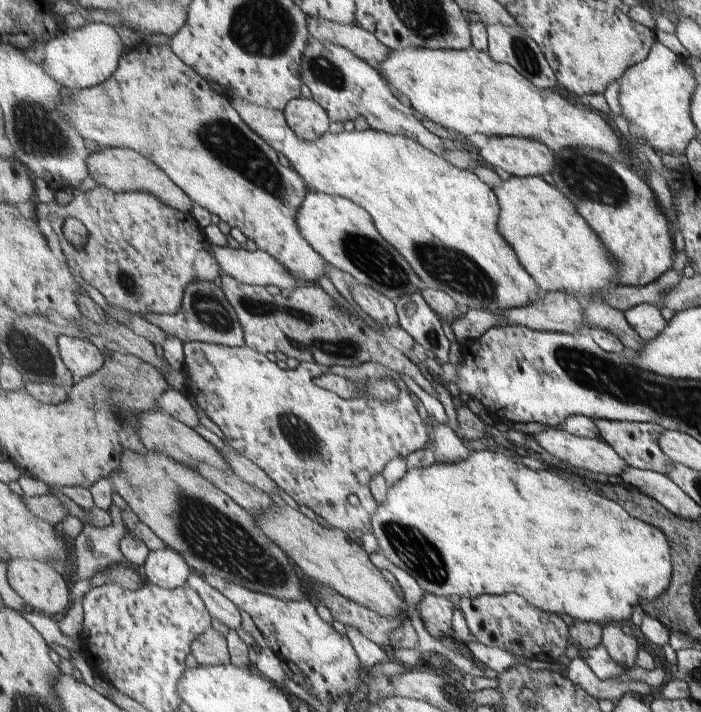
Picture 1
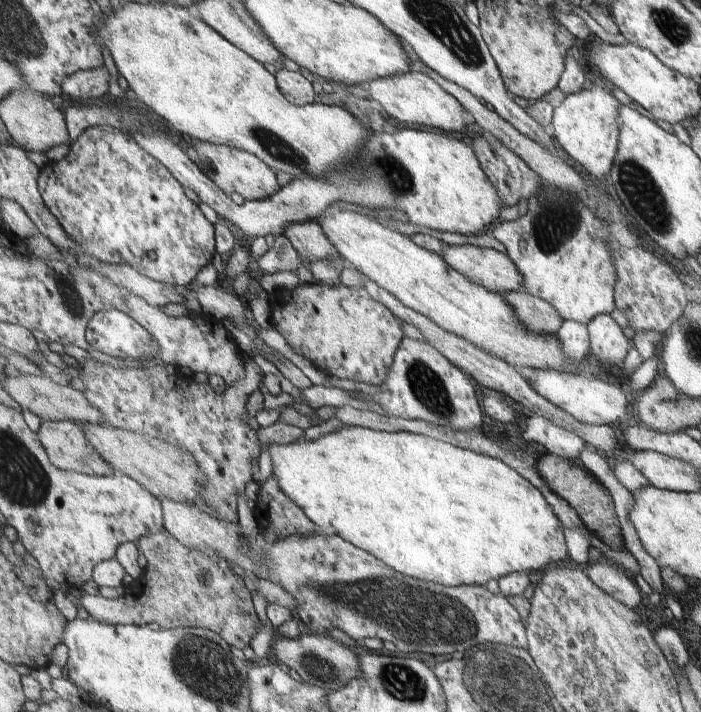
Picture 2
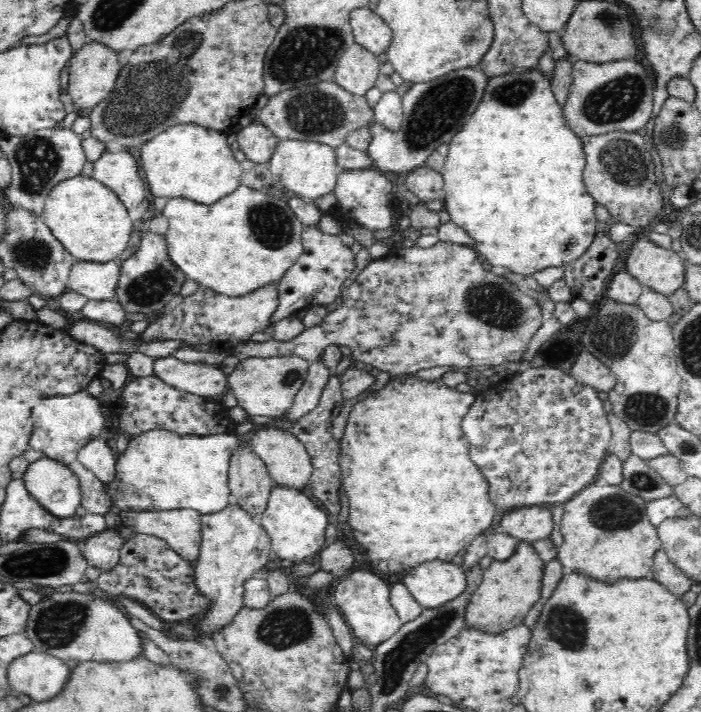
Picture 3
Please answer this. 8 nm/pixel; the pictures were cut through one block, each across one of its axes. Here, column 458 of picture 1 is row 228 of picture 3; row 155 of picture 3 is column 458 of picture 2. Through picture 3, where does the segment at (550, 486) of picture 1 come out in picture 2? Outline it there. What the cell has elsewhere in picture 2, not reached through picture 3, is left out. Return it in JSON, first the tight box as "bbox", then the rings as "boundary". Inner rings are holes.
{"bbox":[268,425,570,587],"boundary":[[[349,425],[348,428],[341,428],[341,430],[335,430],[335,432],[328,433],[320,438],[315,438],[315,440],[307,440],[304,435],[301,437],[300,441],[296,443],[291,443],[290,445],[275,444],[268,448],[273,460],[273,473],[277,476],[277,480],[281,480],[281,490],[285,492],[285,496],[289,496],[295,504],[299,504],[301,508],[305,510],[305,514],[317,524],[320,532],[323,534],[329,534],[331,536],[341,536],[341,538],[352,542],[359,548],[365,549],[367,552],[375,555],[379,560],[385,561],[391,568],[394,568],[397,572],[404,573],[407,576],[415,576],[416,579],[422,579],[425,581],[437,582],[439,585],[444,585],[445,587],[456,587],[459,585],[483,585],[487,584],[489,580],[501,580],[505,576],[512,575],[513,572],[526,572],[532,574],[532,576],[537,576],[542,573],[543,570],[554,567],[555,565],[560,565],[561,562],[570,557],[569,546],[567,538],[565,538],[565,526],[561,522],[561,518],[555,514],[555,510],[551,508],[551,504],[545,500],[544,494],[541,494],[541,490],[536,486],[533,486],[527,478],[521,476],[517,470],[511,468],[508,464],[505,464],[502,460],[493,458],[492,456],[487,456],[486,454],[481,454],[477,451],[467,449],[466,447],[459,447],[453,444],[449,444],[448,441],[443,441],[441,438],[427,436],[425,434],[417,434],[413,432],[385,432],[378,431],[375,429],[365,428],[362,426]]]}

